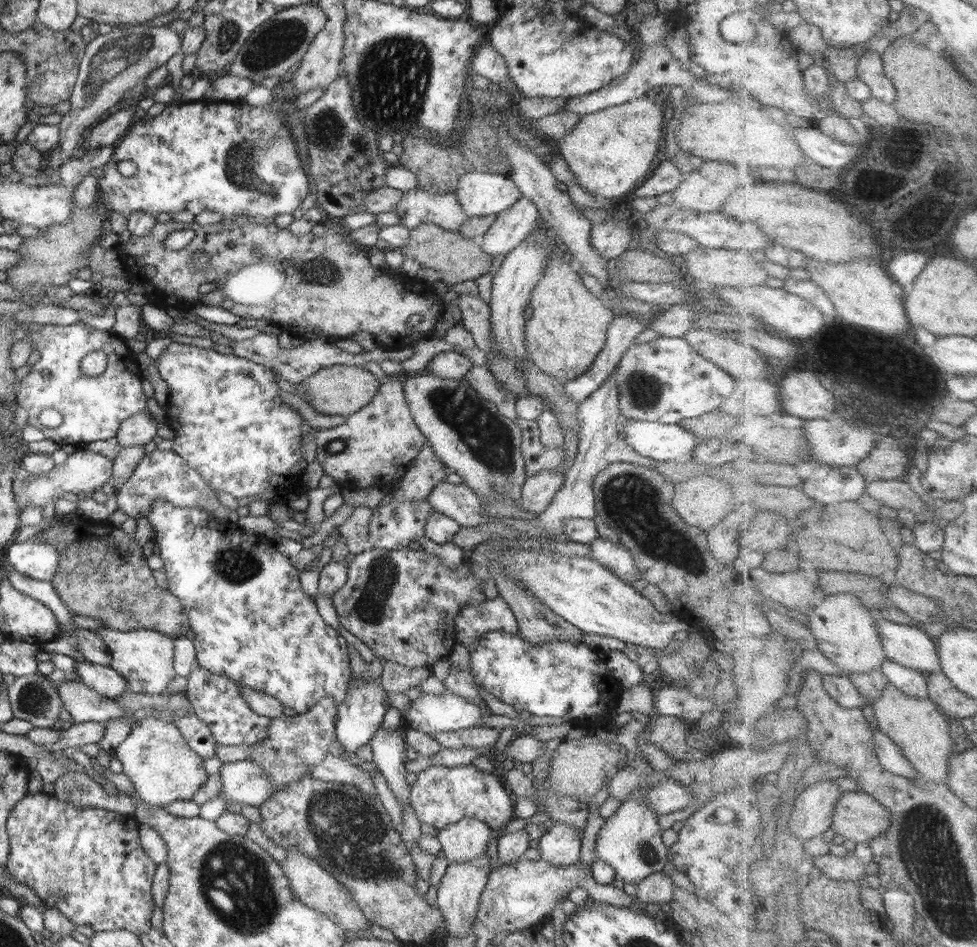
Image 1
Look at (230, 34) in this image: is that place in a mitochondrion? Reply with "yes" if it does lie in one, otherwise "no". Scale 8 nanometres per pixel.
yes

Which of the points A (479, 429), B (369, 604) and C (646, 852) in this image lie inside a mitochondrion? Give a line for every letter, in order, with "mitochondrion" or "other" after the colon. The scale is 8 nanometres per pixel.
A: mitochondrion
B: mitochondrion
C: mitochondrion

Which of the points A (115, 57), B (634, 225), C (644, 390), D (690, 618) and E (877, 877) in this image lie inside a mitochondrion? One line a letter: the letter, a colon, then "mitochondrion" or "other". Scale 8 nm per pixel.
A: mitochondrion
B: other
C: mitochondrion
D: other
E: other

